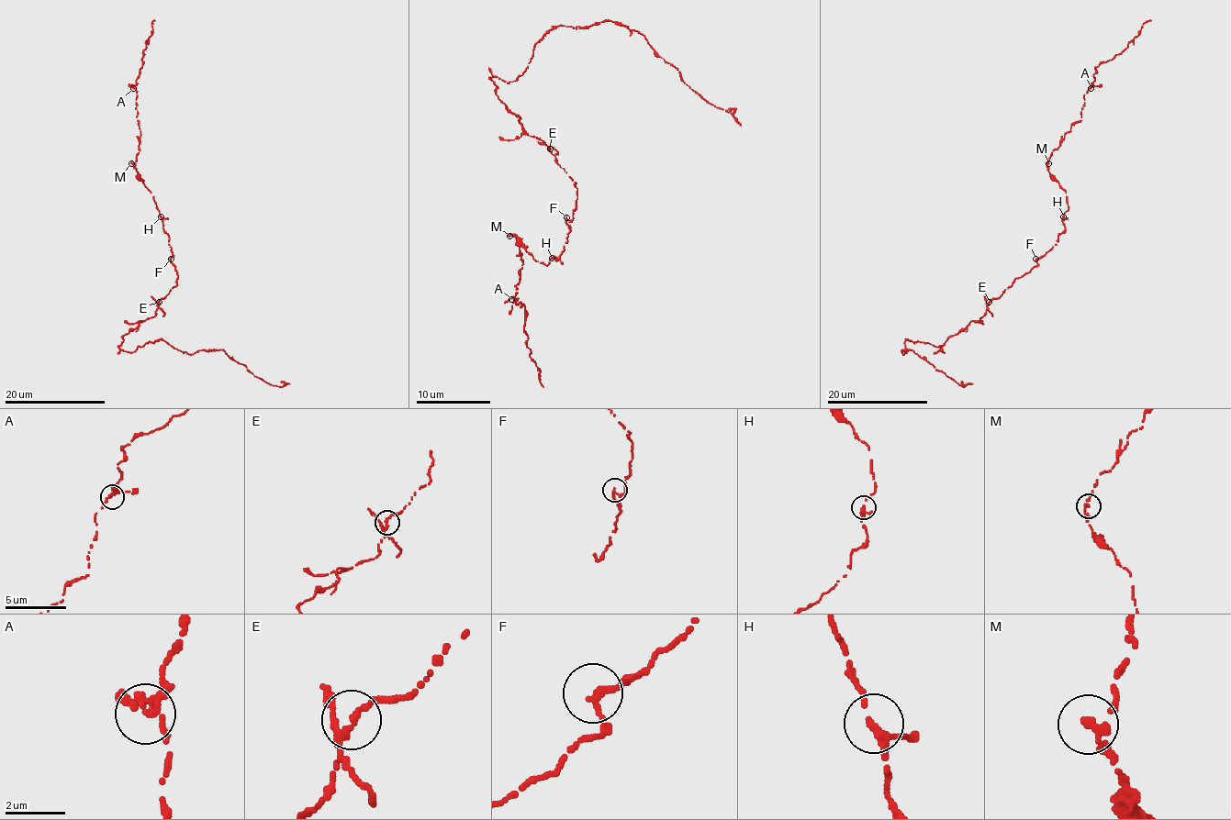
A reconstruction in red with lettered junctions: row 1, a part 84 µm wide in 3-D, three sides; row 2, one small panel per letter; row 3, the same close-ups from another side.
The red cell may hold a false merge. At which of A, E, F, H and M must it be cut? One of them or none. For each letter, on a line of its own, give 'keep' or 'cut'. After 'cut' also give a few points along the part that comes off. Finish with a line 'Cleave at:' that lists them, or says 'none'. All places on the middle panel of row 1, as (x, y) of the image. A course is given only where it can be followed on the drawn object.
A: keep
E: keep
F: keep
H: keep
M: keep
Cleave at: none

